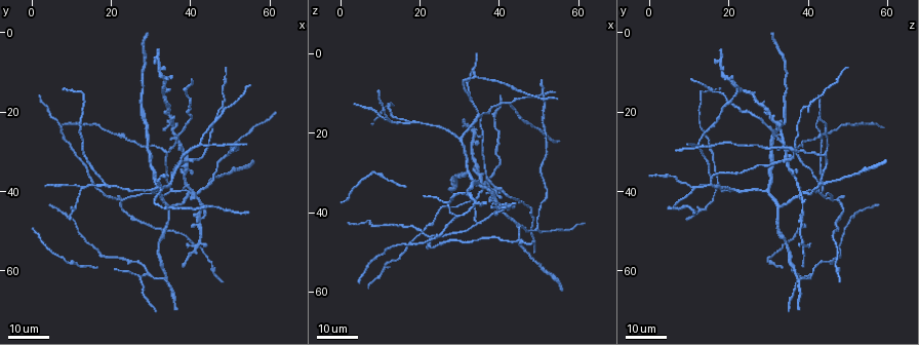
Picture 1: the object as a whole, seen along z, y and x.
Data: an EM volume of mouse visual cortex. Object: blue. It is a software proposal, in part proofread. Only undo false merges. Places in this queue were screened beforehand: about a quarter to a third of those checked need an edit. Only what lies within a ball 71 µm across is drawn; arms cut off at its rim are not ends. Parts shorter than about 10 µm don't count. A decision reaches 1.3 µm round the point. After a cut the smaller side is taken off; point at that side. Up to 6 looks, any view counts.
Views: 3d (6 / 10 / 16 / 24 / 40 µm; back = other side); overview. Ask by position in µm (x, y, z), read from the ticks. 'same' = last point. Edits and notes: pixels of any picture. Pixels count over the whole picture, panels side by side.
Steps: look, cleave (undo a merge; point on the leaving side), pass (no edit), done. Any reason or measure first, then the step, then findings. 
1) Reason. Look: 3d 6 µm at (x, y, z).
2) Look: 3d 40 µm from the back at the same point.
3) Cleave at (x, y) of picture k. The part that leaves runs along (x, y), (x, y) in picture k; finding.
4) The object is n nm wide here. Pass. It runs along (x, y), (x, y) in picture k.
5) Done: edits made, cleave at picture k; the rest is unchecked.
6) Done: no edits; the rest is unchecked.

Three arms meet. Look: 3d 16 µm at (42.0, 27.5, 12.5).

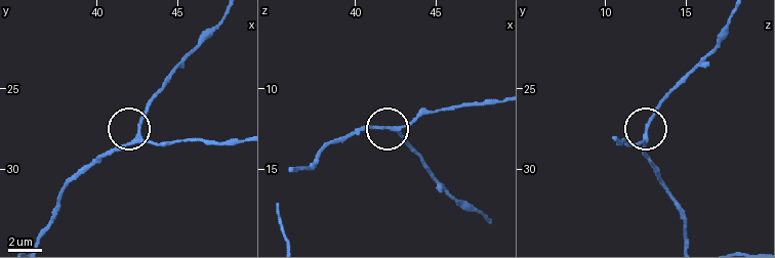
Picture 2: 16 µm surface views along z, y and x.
Look: 3d 6 µm at (42.6, 28.0, 12.5).

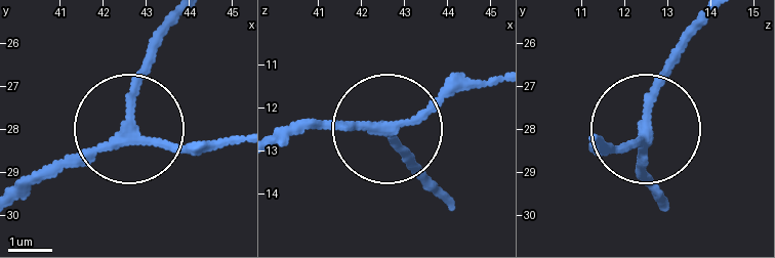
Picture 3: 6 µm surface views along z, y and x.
Look: 3d 6 µm from the back at (42.65, 27.95, 12.50).

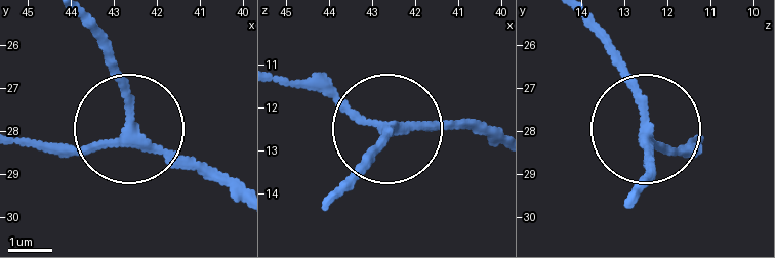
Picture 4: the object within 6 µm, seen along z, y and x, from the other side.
Pass. It runs along (240, 202), (130, 136), (34, 143) in picture 4; continuous, no second cell.

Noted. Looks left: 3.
Three arms meet. Look: 3d 24 µm at (32.5, 39.5, 11.0).

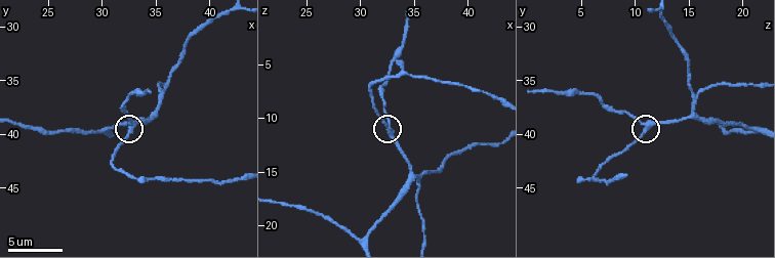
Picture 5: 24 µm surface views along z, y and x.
Zoom in. Look: 3d 10 µm at (32.6, 39.0, 11.2).

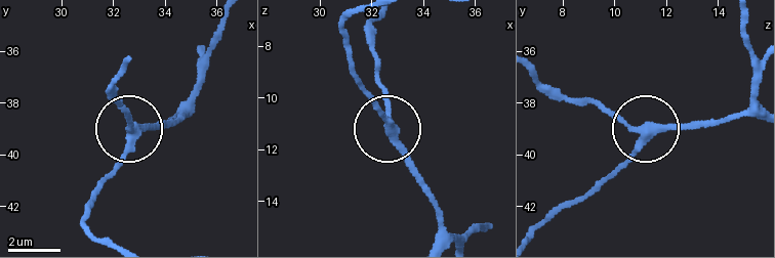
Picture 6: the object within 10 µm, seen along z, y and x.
Pass. It runs along (752, 117), (634, 130), (589, 98) in picture 6; one cell here.

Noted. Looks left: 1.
Done: no edits; the rest is unchecked.

